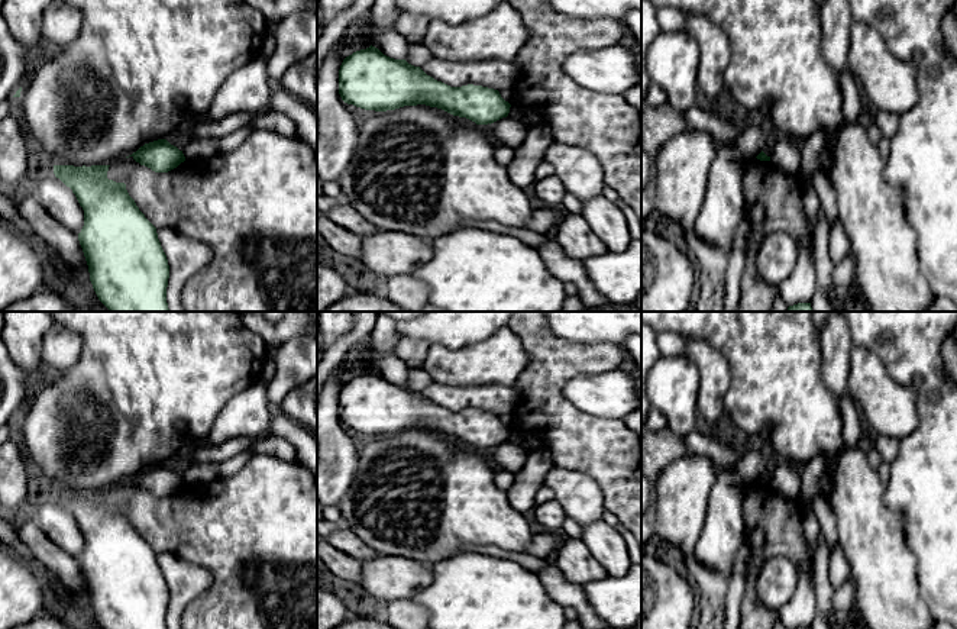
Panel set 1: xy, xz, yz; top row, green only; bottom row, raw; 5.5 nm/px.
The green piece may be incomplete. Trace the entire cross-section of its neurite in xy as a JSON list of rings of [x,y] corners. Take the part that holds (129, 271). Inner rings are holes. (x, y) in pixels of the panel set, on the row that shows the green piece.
[[[54,165],[55,177],[72,190],[84,210],[84,226],[78,233],[78,241],[88,265],[93,288],[110,312],[169,312],[166,303],[169,265],[158,239],[156,228],[139,210],[127,193],[126,184],[107,178],[109,167]]]

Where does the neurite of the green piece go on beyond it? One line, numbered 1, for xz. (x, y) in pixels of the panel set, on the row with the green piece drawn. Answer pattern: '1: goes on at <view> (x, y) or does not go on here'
1: does not go on here

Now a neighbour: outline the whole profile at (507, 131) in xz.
[[[507,116],[491,123],[491,129],[495,143],[515,149],[524,142],[530,126],[521,120]]]

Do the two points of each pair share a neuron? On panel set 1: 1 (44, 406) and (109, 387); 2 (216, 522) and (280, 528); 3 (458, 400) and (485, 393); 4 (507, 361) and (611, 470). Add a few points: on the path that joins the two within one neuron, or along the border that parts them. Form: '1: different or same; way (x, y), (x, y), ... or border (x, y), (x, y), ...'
1: same; way (60, 400), (74, 386), (93, 386)
2: same; way (232, 526), (264, 528)
3: same; way (465, 397), (478, 397)
4: different; border (519, 339), (527, 355), (527, 364), (514, 383)

